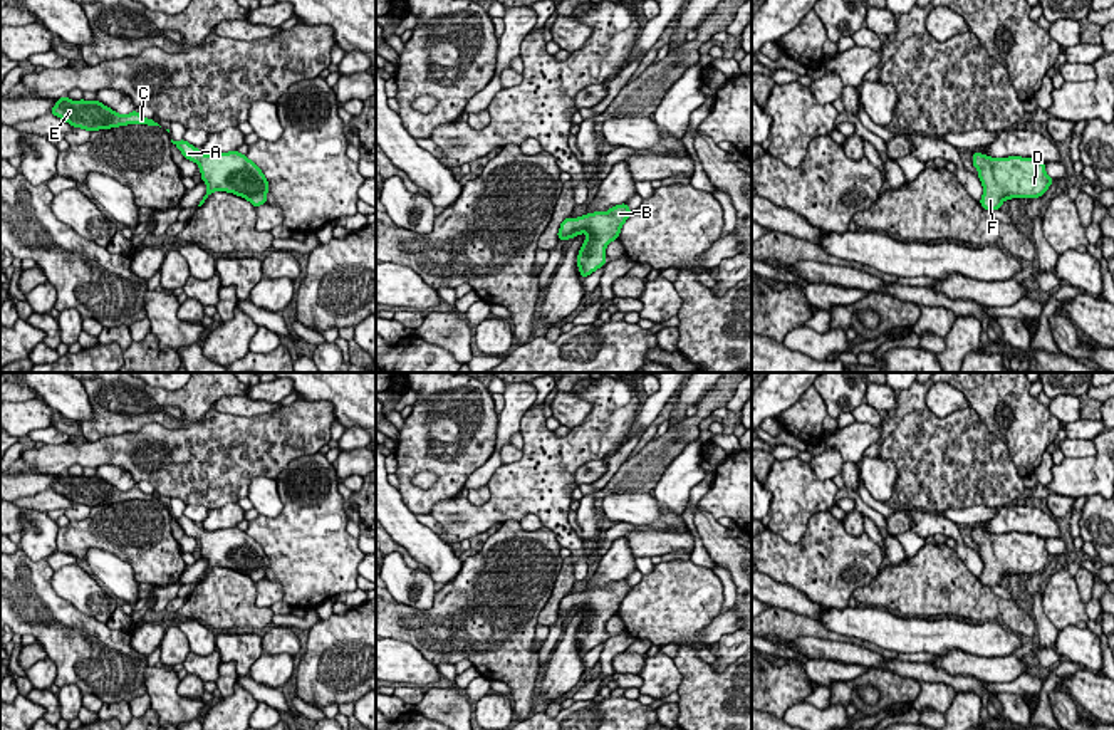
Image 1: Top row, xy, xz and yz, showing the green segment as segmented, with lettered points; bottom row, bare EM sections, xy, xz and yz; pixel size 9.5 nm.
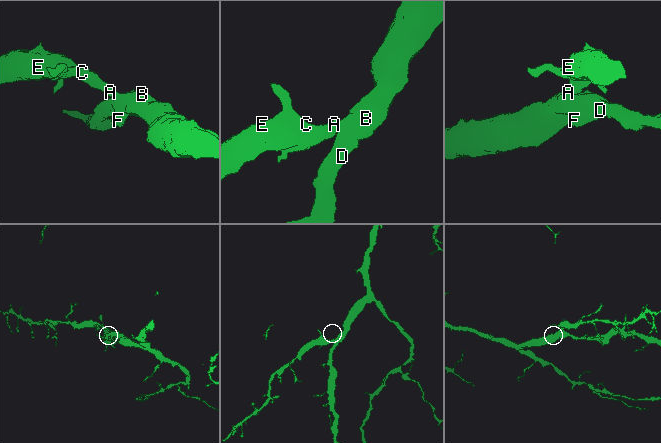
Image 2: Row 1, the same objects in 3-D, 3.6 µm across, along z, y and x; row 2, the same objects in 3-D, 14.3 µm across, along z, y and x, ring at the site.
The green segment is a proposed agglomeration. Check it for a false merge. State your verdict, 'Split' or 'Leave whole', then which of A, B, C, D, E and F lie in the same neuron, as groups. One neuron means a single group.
Leave whole. Groups: A B C D E F

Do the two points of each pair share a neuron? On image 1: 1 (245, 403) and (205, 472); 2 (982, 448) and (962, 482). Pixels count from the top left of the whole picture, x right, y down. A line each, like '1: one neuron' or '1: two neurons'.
1: two neurons
2: one neuron

